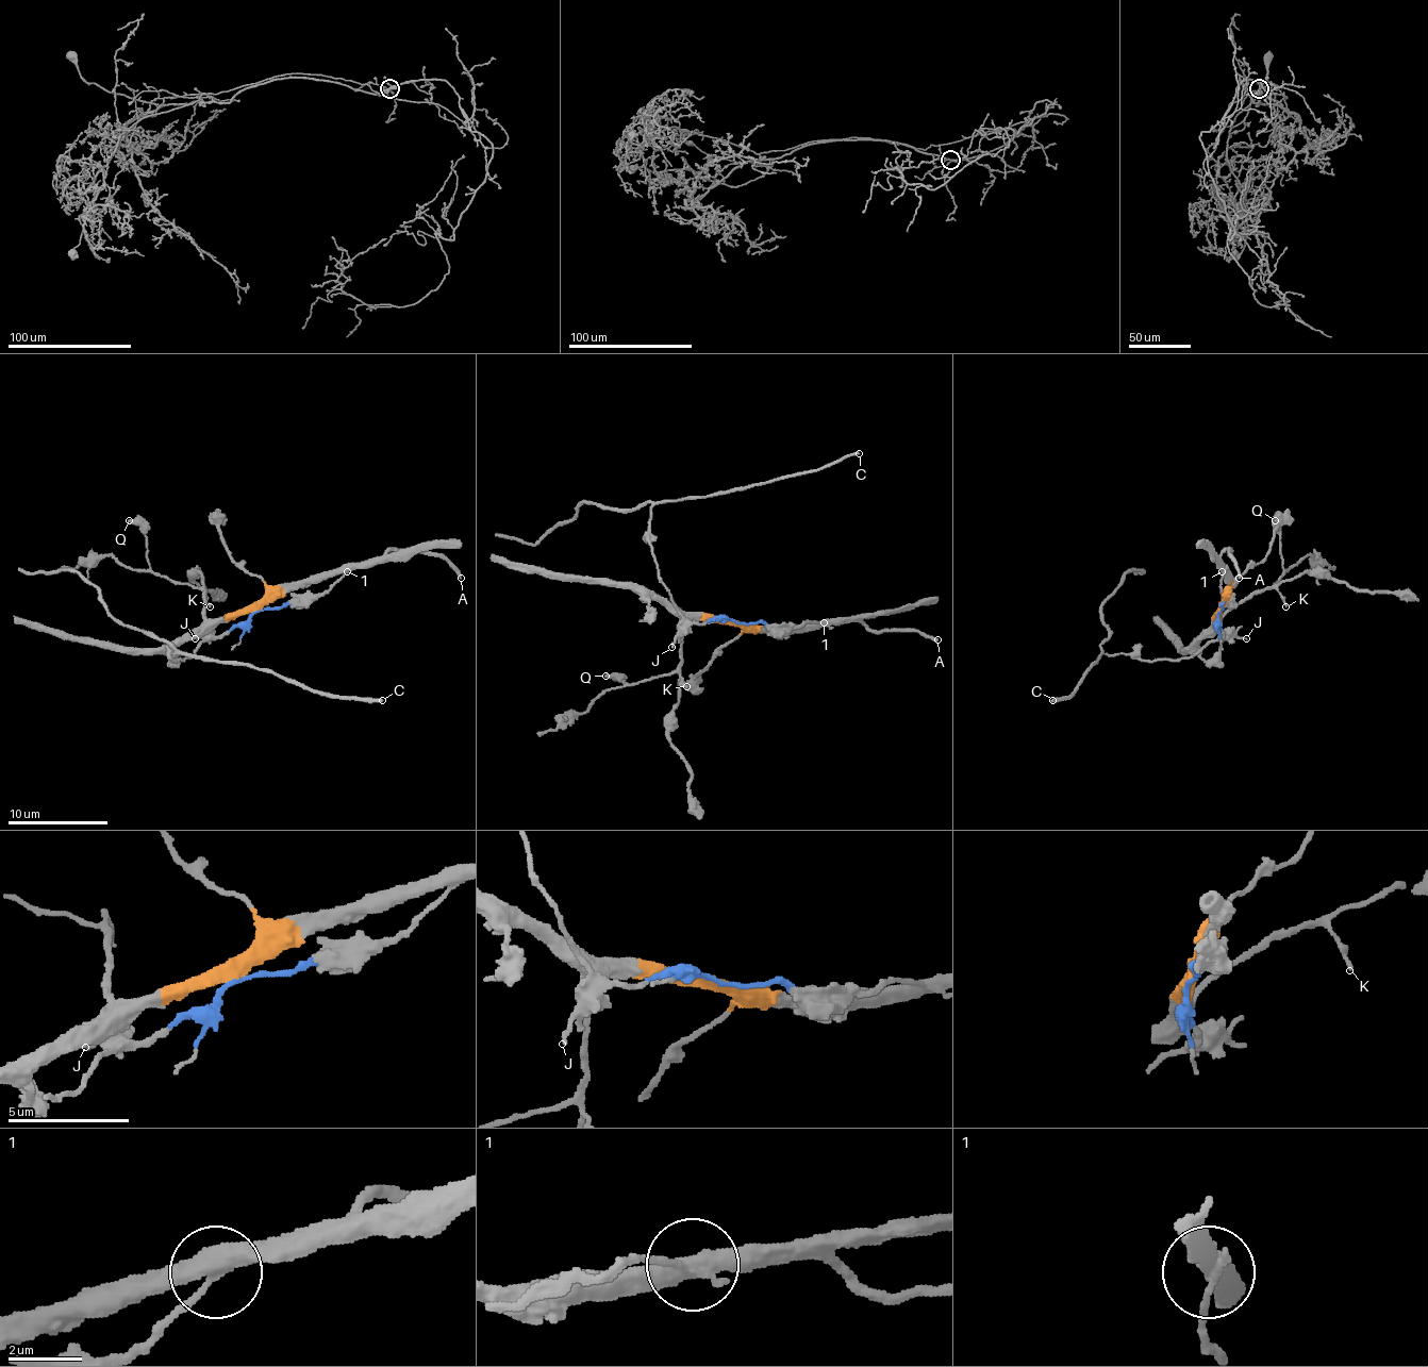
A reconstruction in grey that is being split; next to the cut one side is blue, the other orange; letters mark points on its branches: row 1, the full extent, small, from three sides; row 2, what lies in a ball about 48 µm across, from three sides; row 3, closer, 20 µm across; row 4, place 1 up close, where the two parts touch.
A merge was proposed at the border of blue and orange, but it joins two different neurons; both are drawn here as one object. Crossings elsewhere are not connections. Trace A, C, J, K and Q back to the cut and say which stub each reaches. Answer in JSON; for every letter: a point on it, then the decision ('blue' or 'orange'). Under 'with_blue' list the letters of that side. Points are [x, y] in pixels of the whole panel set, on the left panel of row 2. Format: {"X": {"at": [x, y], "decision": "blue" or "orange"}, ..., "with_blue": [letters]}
{"A": {"at": [461, 578], "decision": "orange"}, "C": {"at": [382, 700], "decision": "blue"}, "J": {"at": [195, 638], "decision": "blue"}, "K": {"at": [210, 606], "decision": "orange"}, "Q": {"at": [129, 520], "decision": "orange"}, "with_blue": ["C", "J"]}

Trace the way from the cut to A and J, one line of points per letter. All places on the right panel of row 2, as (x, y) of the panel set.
A: (1219, 610), (1229, 585), (1219, 565), (1227, 549), (1240, 577)
J: (1219, 610), (1222, 635), (1247, 637)

